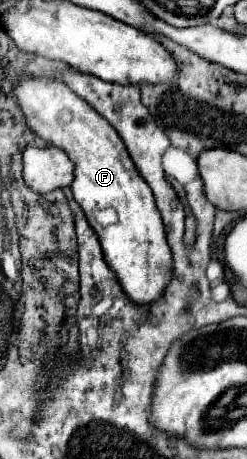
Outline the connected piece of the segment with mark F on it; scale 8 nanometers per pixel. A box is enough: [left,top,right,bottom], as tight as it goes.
[17,78,173,306]

